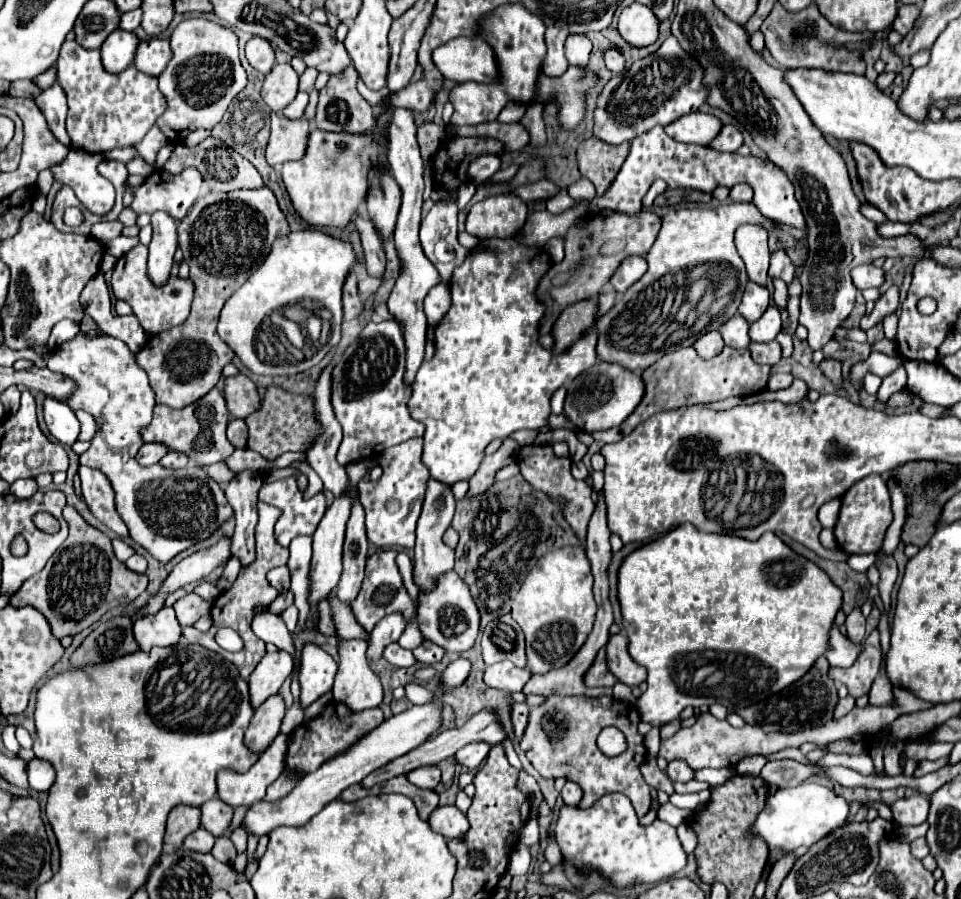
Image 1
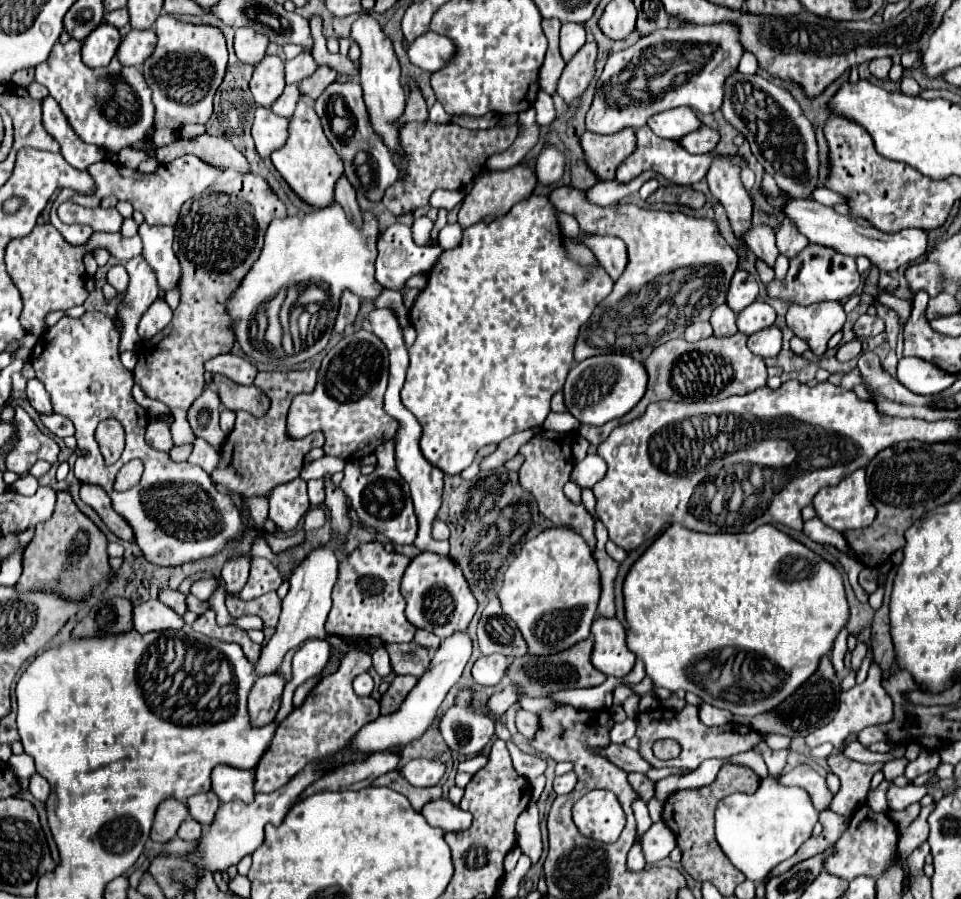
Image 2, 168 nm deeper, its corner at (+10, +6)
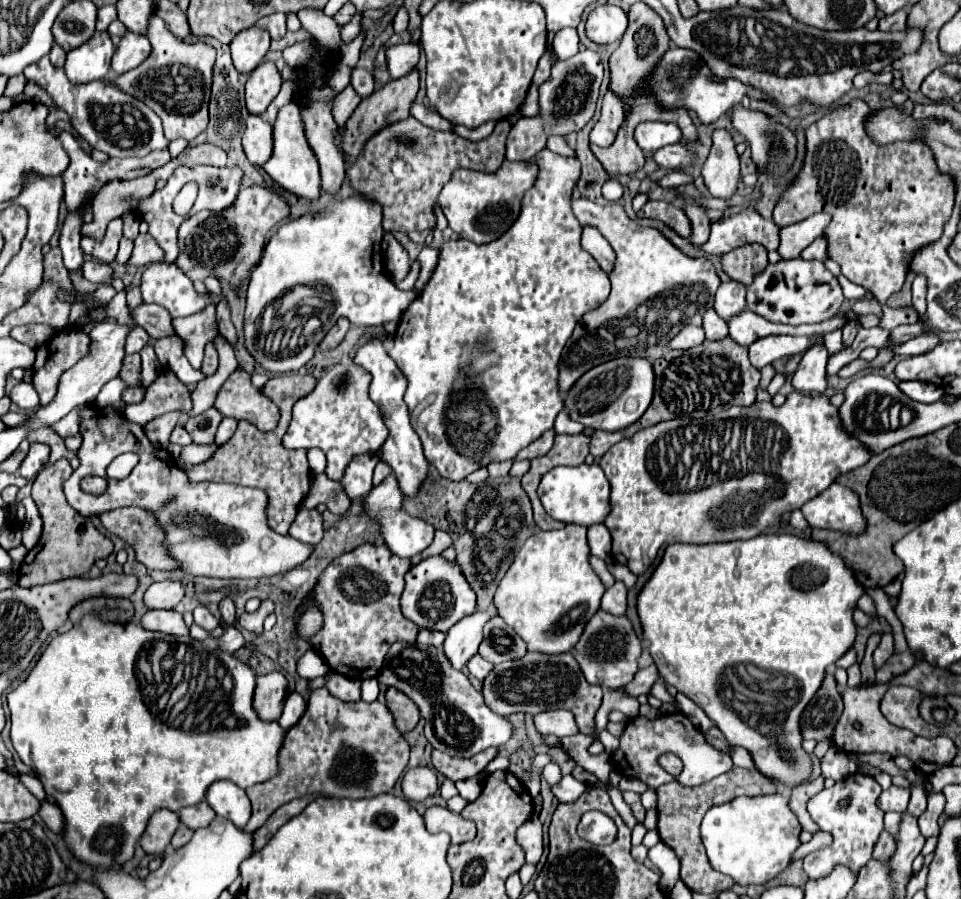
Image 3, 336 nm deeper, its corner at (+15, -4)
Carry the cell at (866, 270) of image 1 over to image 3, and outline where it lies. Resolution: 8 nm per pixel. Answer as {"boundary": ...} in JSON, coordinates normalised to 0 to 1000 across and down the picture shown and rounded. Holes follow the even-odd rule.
{"boundary":[[[826,287],[812,289],[810,294],[799,291],[793,303],[785,305],[783,316],[776,318],[776,340],[789,352],[810,360],[832,363],[862,356],[874,347],[876,336],[878,327],[870,307],[866,307],[857,298],[857,294],[849,289],[841,291],[835,287]]]}

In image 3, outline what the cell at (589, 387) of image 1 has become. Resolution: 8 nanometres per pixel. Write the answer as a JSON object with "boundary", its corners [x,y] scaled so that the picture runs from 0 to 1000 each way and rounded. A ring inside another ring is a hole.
{"boundary":[[[639,398],[612,412],[589,438],[587,454],[593,465],[616,478],[647,478],[660,472],[681,440],[681,409],[672,398]]]}

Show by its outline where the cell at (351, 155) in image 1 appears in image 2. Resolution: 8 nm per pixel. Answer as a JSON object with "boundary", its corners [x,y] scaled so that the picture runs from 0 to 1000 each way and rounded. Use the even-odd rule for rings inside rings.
{"boundary":[[[311,111],[309,122],[301,136],[299,160],[282,171],[282,180],[288,187],[288,191],[297,198],[297,202],[303,207],[303,211],[322,229],[338,231],[347,225],[349,205],[357,196],[357,178],[340,156],[334,136],[322,113]]]}

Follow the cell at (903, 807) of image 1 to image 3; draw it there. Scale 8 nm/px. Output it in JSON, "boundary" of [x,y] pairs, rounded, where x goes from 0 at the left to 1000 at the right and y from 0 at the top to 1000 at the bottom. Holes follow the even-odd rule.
{"boundary":[[[926,874],[924,879],[920,879],[914,888],[914,894],[920,903],[924,901],[930,901],[930,903],[943,903],[945,899],[945,890],[947,890],[947,879],[943,877],[934,877],[934,874]]]}

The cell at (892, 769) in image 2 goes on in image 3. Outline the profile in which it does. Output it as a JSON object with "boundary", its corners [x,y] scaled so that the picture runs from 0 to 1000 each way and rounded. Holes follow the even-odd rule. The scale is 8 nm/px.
{"boundary":[[[891,859],[874,870],[870,870],[866,877],[857,877],[853,883],[849,883],[841,892],[841,903],[845,912],[851,917],[853,925],[866,928],[866,939],[860,943],[853,943],[837,954],[837,968],[843,977],[853,977],[860,974],[870,961],[878,961],[887,966],[887,970],[893,970],[905,954],[907,954],[907,943],[920,923],[920,903],[912,897],[912,890],[916,885],[918,877],[916,872],[897,859]],[[882,890],[880,897],[876,892]]]}

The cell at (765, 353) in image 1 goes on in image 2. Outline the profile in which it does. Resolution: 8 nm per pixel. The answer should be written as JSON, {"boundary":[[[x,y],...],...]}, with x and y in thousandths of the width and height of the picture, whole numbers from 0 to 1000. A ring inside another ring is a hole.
{"boundary":[[[800,363],[788,372],[781,372],[777,378],[777,387],[792,396],[792,398],[802,398],[809,396],[813,389],[813,369],[806,363]]]}

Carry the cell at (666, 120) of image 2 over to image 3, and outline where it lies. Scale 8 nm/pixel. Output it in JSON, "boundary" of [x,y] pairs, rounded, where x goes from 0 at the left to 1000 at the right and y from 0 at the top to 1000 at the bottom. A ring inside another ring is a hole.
{"boundary":[[[666,136],[660,145],[660,156],[670,169],[703,160],[708,151],[710,151],[708,142],[697,136]]]}

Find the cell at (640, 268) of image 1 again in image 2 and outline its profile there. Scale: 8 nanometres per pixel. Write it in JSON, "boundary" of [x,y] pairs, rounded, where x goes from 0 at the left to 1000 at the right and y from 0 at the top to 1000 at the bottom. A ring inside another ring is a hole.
{"boundary":[[[613,263],[611,274],[617,278],[623,294],[630,298],[630,303],[640,314],[652,296],[650,269],[646,265],[640,265],[640,263]]]}

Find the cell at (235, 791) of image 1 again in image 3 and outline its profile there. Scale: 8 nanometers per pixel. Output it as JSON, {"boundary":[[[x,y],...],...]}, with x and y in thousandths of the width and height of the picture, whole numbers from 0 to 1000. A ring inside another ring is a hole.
{"boundary":[[[227,868],[225,872],[221,872],[214,881],[214,892],[221,897],[225,908],[239,912],[248,921],[252,921],[260,912],[260,890],[256,881],[239,868]]]}

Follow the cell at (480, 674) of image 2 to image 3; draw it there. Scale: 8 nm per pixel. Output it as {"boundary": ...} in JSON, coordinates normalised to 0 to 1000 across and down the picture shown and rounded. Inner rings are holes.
{"boundary":[[[493,727],[489,734],[487,734],[487,745],[489,745],[489,750],[491,752],[495,752],[497,756],[504,756],[504,752],[514,743],[512,739],[508,739],[499,727]]]}

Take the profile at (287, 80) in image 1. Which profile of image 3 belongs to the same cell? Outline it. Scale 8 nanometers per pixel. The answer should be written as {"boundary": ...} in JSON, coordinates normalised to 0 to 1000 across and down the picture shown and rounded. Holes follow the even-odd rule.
{"boundary":[[[273,69],[256,91],[256,120],[260,127],[275,127],[291,102],[291,80],[285,69]]]}

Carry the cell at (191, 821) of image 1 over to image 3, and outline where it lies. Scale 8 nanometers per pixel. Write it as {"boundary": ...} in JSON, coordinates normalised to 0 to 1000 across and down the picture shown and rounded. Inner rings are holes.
{"boundary":[[[164,901],[156,914],[154,921],[148,928],[146,941],[150,943],[152,950],[166,950],[173,945],[173,941],[177,939],[177,932],[181,930],[183,921],[185,921],[187,912],[185,905],[179,901]]]}

